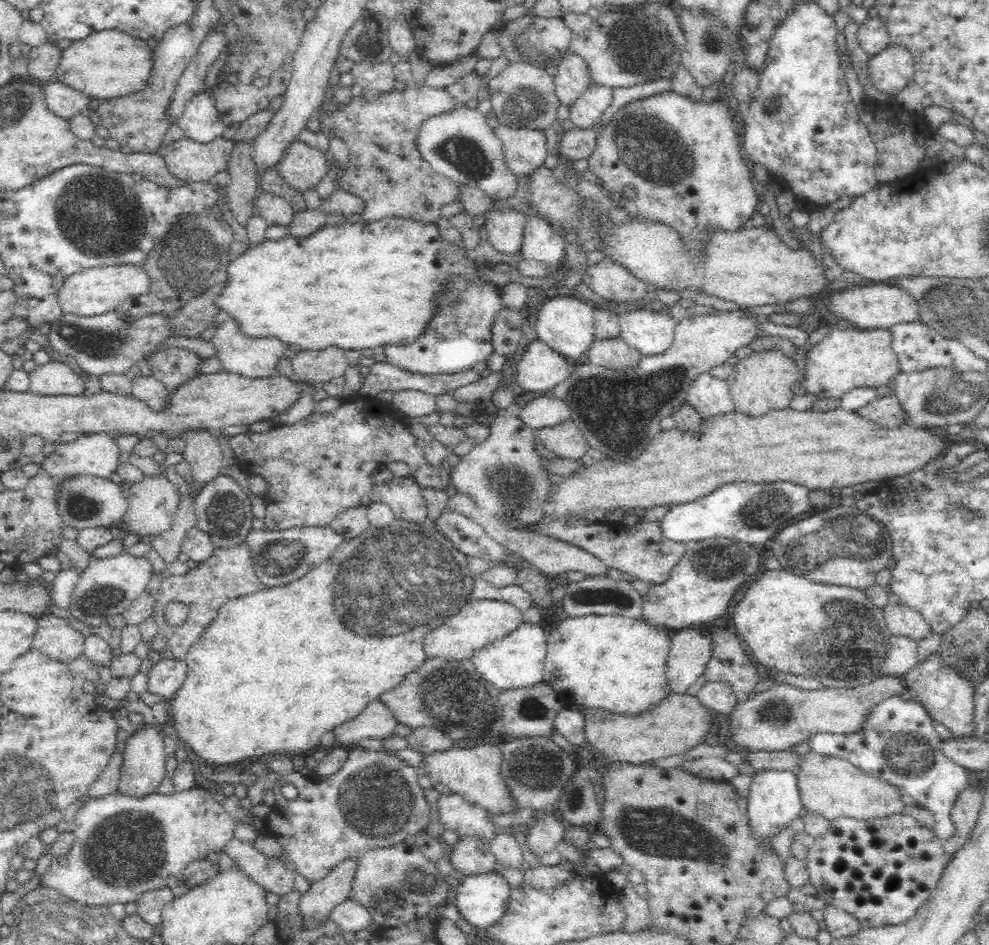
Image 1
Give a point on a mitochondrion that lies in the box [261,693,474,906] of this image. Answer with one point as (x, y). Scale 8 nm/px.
(373, 799)

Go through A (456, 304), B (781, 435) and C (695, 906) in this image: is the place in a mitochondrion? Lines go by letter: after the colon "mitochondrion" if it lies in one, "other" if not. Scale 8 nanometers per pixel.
A: mitochondrion
B: other
C: other

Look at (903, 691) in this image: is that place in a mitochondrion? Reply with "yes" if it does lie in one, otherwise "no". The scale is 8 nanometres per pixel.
no

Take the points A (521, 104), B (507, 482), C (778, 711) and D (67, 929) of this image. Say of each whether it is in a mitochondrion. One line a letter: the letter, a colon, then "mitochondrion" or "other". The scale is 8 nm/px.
A: mitochondrion
B: mitochondrion
C: mitochondrion
D: mitochondrion

